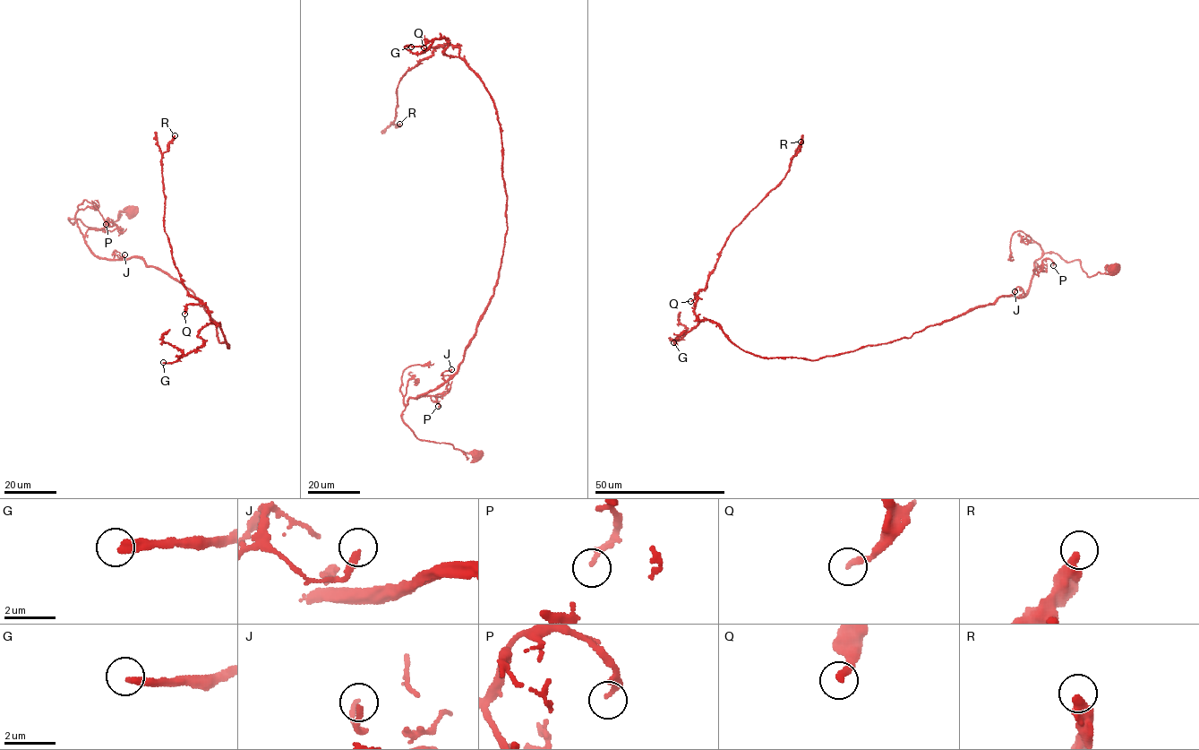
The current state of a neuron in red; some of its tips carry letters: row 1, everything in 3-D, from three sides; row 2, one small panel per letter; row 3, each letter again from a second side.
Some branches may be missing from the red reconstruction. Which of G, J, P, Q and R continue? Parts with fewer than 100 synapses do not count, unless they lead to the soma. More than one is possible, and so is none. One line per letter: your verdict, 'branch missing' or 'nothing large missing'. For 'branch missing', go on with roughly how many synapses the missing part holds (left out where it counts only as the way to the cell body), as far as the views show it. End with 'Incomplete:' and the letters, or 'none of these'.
G: branch missing | 300 syn
J: nothing large missing
P: nothing large missing
Q: nothing large missing
R: nothing large missing
Incomplete: G

